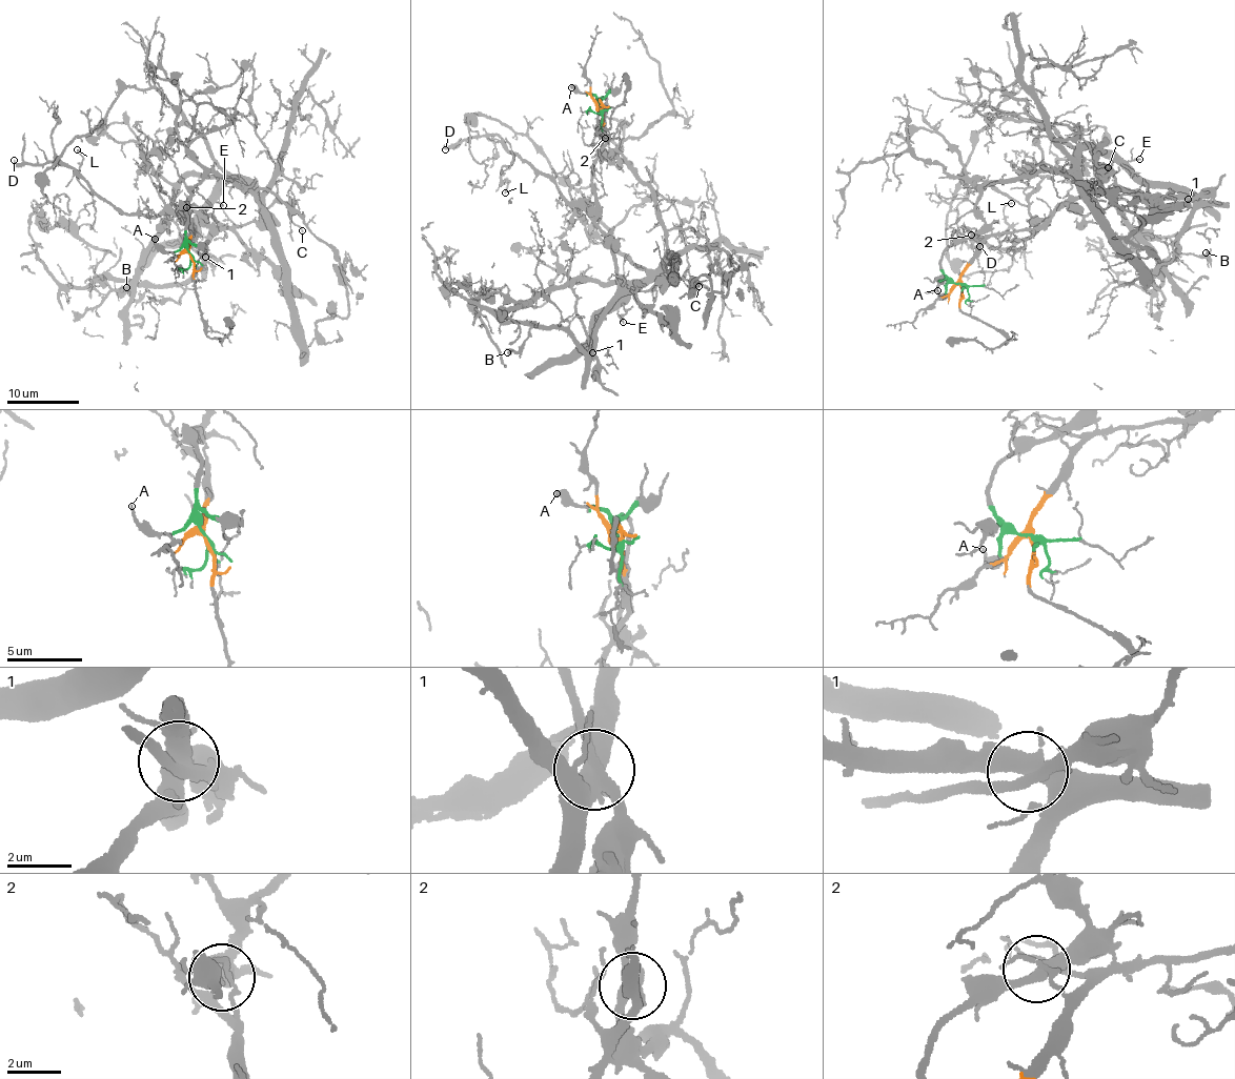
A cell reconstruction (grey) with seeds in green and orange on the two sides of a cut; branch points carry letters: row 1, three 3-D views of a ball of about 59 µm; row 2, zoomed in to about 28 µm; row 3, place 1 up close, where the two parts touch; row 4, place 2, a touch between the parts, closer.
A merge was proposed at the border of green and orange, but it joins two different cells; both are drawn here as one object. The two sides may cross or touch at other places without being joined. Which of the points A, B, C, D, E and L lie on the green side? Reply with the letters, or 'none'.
A, E

